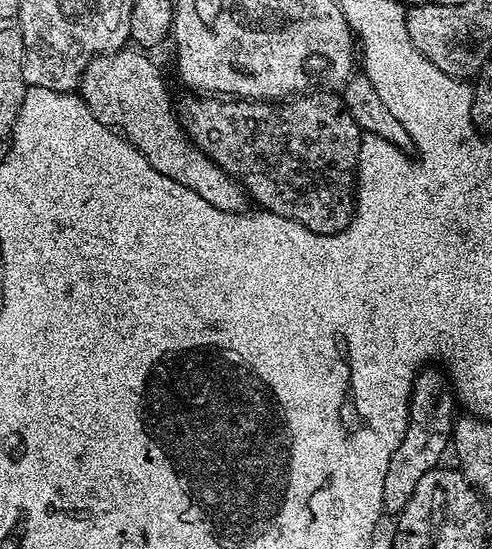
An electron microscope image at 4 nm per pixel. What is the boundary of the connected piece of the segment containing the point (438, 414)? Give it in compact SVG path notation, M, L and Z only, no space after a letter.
M436 366L421 370L412 384L412 397L408 399L406 434L402 434L402 442L398 442L398 450L390 454L390 466L386 466L386 478L382 482L385 513L399 514L406 502L410 502L410 494L414 494L418 481L443 461L440 459L443 458L444 451L449 451L452 442L456 408L458 409L458 404L454 399L454 389L447 375Z

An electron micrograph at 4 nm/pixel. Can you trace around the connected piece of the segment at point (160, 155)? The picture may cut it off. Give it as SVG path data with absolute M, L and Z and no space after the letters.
M132 46L95 56L82 74L79 95L88 103L88 109L94 114L94 118L127 136L132 145L148 159L150 166L154 166L154 170L194 190L218 210L245 211L244 189L184 132L174 100L172 104L172 96L164 85L164 76L160 73L159 66L148 56L151 55Z

